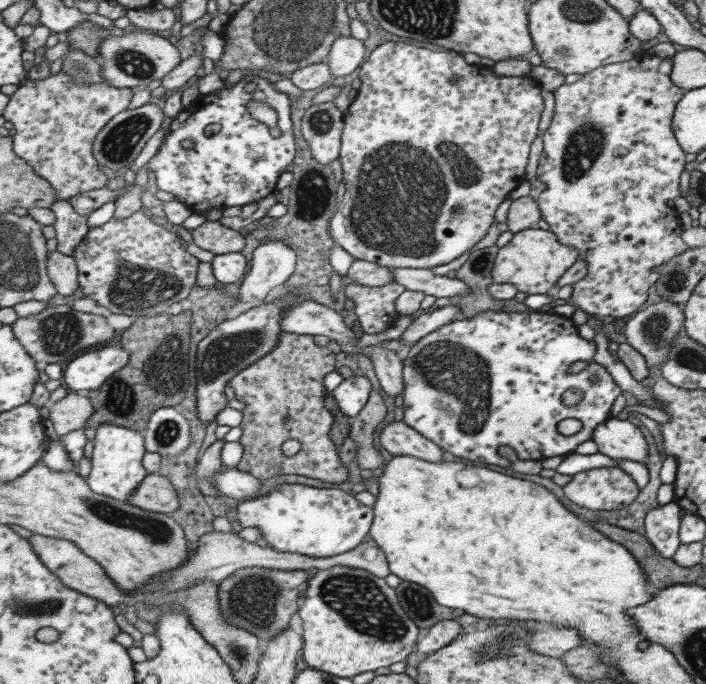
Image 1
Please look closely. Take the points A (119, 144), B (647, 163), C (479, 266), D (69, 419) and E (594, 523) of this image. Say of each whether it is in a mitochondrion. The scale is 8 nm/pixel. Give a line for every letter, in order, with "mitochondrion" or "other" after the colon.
A: mitochondrion
B: other
C: mitochondrion
D: other
E: other

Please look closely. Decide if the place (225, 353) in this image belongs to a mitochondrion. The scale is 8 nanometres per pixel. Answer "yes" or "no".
yes

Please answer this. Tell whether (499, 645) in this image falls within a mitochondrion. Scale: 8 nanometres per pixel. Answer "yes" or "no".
yes

